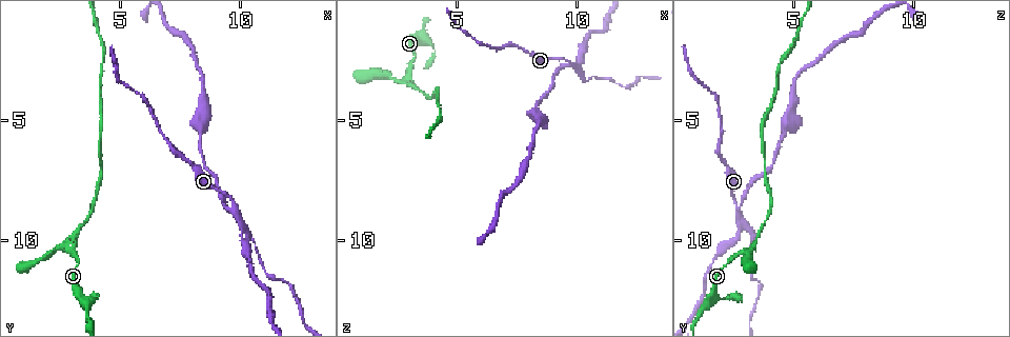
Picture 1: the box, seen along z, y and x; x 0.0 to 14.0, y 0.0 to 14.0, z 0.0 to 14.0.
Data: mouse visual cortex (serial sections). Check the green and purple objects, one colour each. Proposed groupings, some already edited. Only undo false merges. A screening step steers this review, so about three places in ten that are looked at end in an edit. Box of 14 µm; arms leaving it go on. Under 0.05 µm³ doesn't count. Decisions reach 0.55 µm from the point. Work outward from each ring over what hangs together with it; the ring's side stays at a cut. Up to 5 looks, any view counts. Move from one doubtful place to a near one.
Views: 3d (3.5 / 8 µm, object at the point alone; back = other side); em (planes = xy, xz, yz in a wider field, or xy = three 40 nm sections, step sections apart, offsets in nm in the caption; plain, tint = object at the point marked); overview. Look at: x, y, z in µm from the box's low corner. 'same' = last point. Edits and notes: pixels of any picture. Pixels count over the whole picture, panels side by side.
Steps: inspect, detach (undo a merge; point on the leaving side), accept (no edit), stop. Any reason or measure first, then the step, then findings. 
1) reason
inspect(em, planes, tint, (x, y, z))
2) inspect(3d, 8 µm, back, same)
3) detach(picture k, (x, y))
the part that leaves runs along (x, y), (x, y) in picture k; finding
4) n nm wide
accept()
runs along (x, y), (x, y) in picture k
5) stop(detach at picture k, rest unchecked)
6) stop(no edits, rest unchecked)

calibre changes
inspect(3d, 3.5 µm, (3.7, 12.4, 1.7))

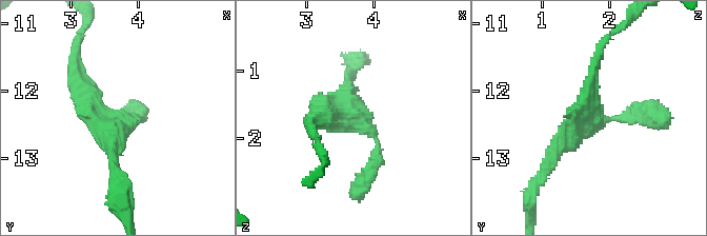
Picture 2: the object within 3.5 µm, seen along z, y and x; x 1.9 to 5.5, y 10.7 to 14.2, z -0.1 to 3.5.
shape alone is not enough
inspect(em, xy, step 5, tint, (3.65, 12.50, 1.65))

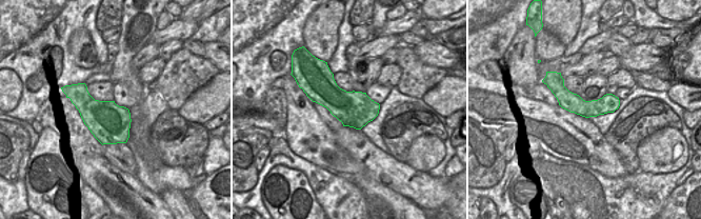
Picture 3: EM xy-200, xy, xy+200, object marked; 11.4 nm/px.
another direction
inspect(em, xy, step 1, tint, same)

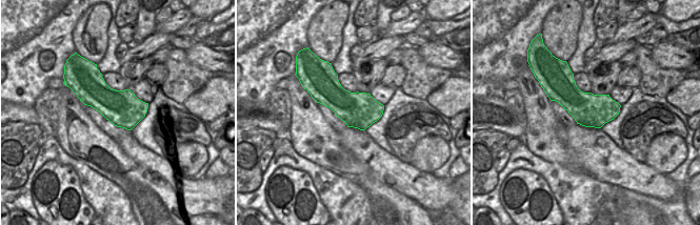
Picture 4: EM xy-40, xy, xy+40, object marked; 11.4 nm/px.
accept()
runs along (591, 70), (586, 121), (538, 179) in picture 2; all the same cell

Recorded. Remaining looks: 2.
arms part here
inspect(em, planes, tint, (3.1, 10.4, 3.1))

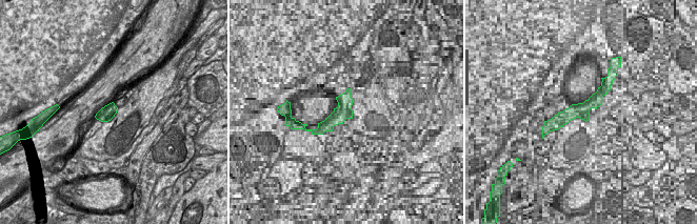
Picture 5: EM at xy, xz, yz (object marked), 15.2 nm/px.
see where the arms go
inspect(3d, 3.5 µm, same)

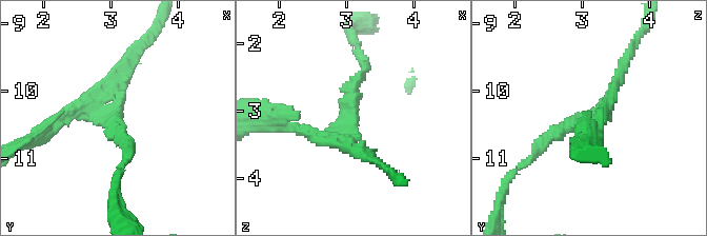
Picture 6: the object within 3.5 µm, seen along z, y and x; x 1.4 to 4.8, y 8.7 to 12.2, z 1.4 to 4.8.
accept()
runs along (532, 156), (600, 111), (624, 62) in picture 6; continuous, no second cell

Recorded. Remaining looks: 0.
stop(no edits, rest unchecked)

